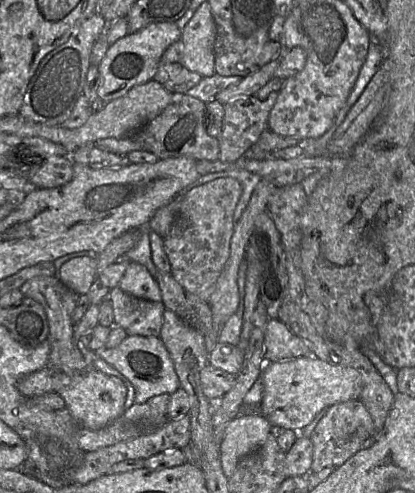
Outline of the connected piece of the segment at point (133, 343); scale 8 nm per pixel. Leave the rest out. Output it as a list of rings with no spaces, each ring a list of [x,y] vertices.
[[[127,336],[117,347],[105,347],[95,353],[134,386],[136,404],[148,403],[153,397],[161,394],[172,395],[180,388],[173,361],[160,337]]]

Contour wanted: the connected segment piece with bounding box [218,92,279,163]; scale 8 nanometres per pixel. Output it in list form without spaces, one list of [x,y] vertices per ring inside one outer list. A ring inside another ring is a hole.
[[[272,92],[267,98],[261,100],[255,95],[234,100],[224,104],[224,118],[220,136],[219,160],[232,163],[245,155],[245,153],[258,141],[262,132],[268,128],[268,119],[274,107],[279,92]]]

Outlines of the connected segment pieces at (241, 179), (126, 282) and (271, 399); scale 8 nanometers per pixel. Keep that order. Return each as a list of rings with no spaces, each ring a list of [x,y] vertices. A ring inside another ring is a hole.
[[[229,169],[221,172],[210,173],[207,175],[200,176],[196,182],[194,182],[193,184],[189,185],[186,189],[184,189],[183,193],[188,192],[190,189],[205,184],[216,178],[226,178],[226,177],[236,179],[241,184],[242,187],[242,194],[233,214],[233,220],[236,224],[236,222],[238,222],[238,220],[241,218],[242,214],[246,210],[250,202],[253,191],[255,190],[258,183],[261,181],[260,176],[244,169]]]
[[[130,262],[119,287],[139,299],[162,302],[162,293],[157,281],[145,266],[137,262]]]
[[[312,355],[267,363],[261,374],[264,393],[261,414],[272,425],[296,431],[306,427],[323,409],[348,400],[360,399],[362,382],[353,368],[333,365]]]

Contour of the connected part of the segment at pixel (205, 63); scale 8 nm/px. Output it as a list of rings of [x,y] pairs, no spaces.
[[[208,1],[202,3],[182,29],[182,66],[202,77],[215,72],[216,24]]]

